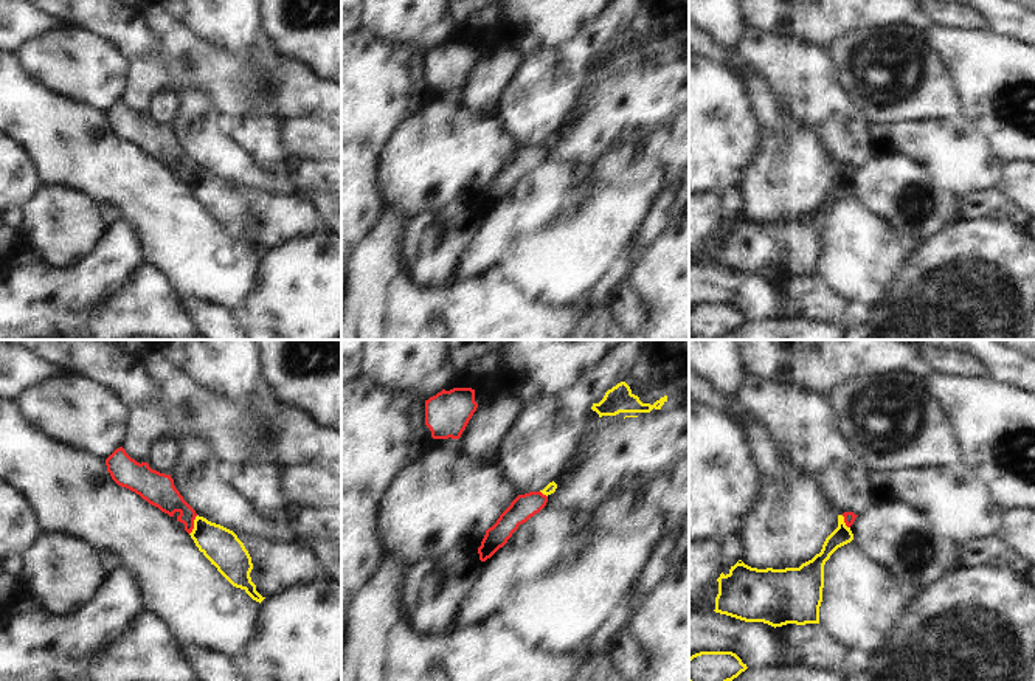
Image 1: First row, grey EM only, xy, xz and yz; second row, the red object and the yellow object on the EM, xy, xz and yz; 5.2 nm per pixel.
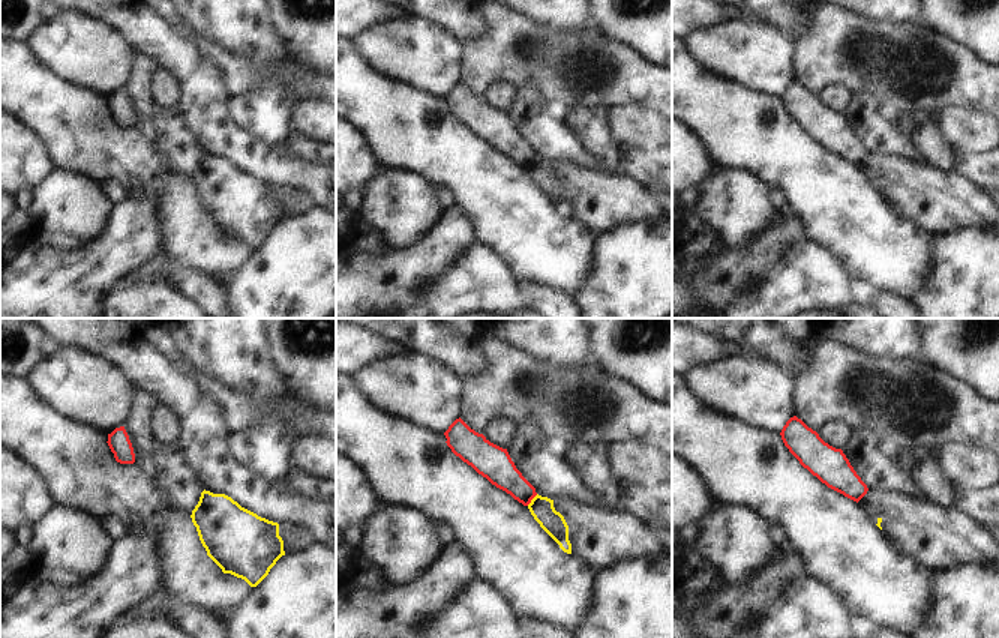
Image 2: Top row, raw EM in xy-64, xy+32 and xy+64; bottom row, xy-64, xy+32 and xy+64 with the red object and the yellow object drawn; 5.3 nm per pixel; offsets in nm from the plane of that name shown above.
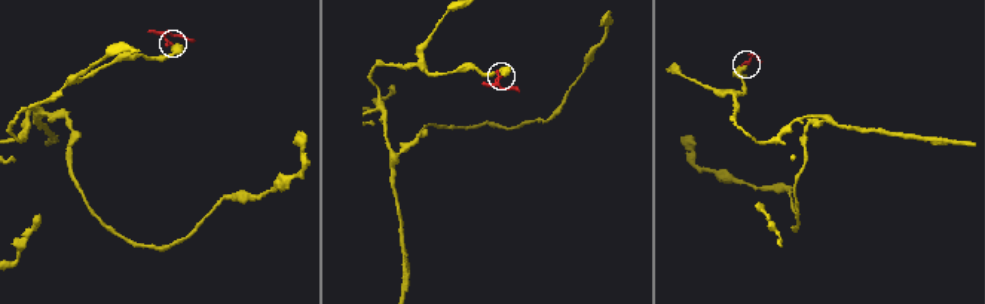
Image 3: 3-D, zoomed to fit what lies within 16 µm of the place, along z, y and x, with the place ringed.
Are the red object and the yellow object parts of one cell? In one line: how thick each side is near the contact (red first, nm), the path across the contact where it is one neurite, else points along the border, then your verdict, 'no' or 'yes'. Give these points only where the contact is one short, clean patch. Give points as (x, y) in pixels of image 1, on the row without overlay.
160/190 nm | along xy (197, 168), (190, 186) | no

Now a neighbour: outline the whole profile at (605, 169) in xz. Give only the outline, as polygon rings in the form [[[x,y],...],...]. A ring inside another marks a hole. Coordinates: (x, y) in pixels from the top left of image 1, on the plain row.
[[[608,149],[599,160],[587,166],[590,185],[607,186],[614,181],[627,168],[633,155],[628,149]]]

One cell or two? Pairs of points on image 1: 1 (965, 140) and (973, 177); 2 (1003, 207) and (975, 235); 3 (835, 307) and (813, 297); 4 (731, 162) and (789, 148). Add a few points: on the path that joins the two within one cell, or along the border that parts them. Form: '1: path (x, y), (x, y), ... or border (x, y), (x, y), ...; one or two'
1: path (965, 149), (965, 163), (970, 168); one
2: border (993, 213), (958, 222); two
3: path (830, 307), (818, 301); one
4: border (759, 121), (761, 146), (737, 186); two

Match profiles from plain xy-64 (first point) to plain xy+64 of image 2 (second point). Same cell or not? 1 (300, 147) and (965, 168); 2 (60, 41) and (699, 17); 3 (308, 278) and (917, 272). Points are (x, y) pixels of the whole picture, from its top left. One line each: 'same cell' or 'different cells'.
1: same cell
2: different cells
3: different cells

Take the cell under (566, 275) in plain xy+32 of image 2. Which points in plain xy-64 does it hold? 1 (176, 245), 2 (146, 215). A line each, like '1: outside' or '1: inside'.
1: inside
2: outside

